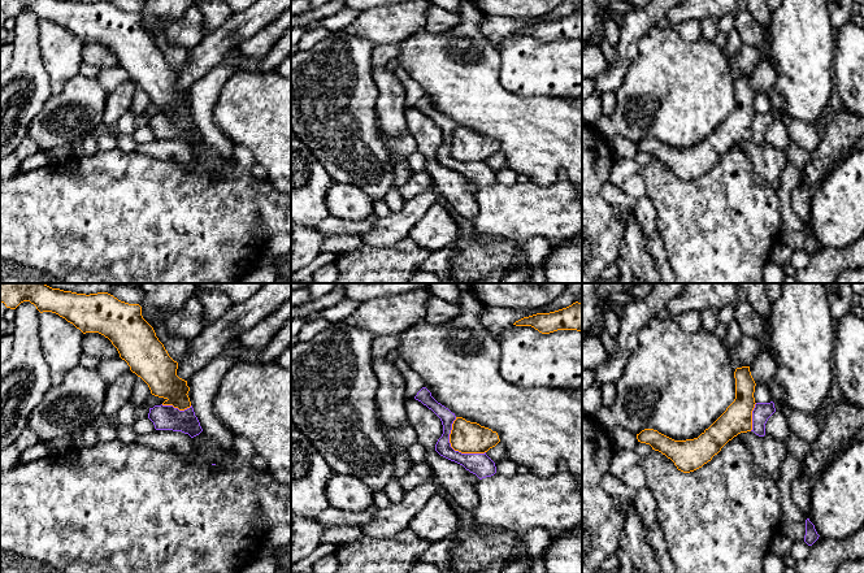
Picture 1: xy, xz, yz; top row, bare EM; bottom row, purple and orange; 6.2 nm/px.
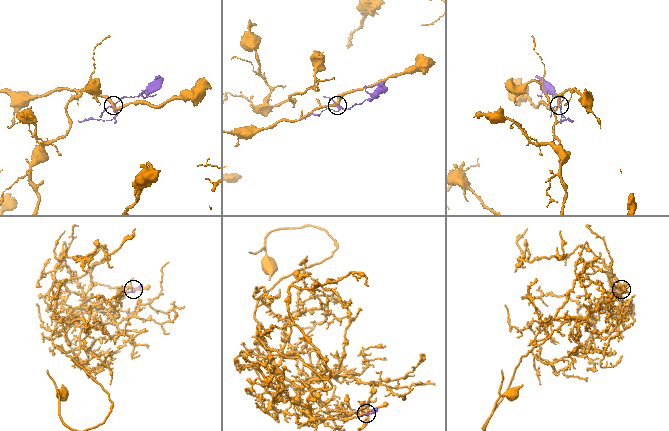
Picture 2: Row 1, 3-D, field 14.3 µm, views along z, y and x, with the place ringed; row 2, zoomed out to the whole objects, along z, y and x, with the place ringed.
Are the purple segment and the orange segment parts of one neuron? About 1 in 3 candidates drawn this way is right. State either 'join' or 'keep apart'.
keep apart

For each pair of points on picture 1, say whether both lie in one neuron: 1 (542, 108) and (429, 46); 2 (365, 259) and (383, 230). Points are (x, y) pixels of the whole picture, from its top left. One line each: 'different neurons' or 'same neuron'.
1: same neuron
2: different neurons

